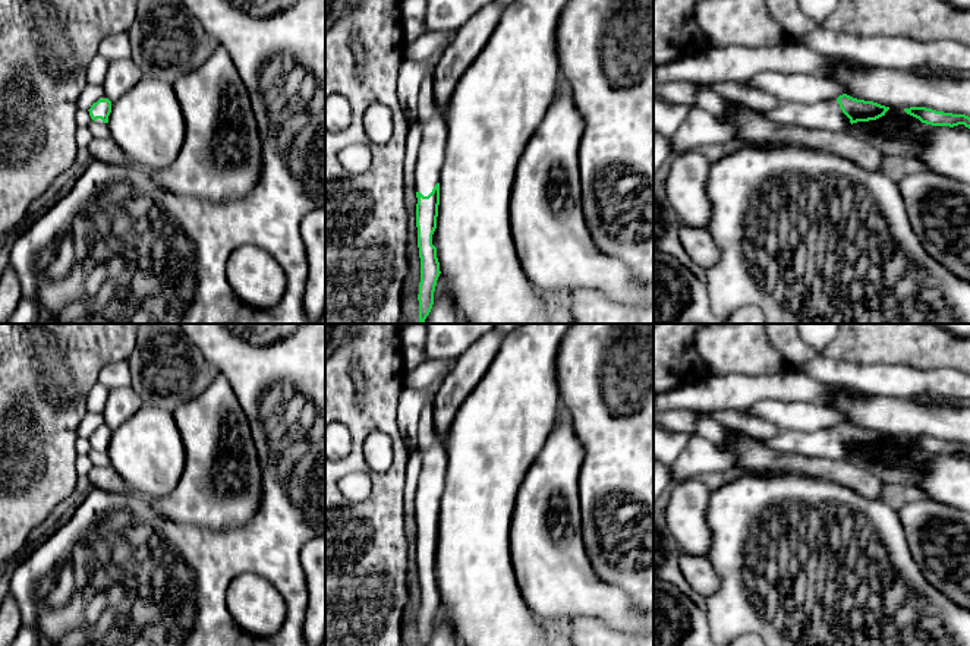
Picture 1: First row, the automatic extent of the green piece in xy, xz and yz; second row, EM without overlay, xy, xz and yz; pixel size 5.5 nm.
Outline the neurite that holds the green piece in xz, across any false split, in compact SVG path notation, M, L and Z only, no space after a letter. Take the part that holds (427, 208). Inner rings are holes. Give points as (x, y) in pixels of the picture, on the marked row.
M434 73L422 85L418 101L421 146L415 164L416 227L421 258L419 322L423 324L434 305L434 292L441 274L435 248L440 205L440 177L445 157L447 122L434 105Z

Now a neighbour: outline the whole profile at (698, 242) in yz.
M681 223L678 237L695 265L709 270L718 264L719 249L717 248L712 234L705 227L690 227Z

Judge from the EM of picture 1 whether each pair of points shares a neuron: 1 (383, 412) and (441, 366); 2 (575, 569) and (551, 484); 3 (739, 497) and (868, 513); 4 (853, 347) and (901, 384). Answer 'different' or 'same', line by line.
1: different
2: same
3: same
4: different

